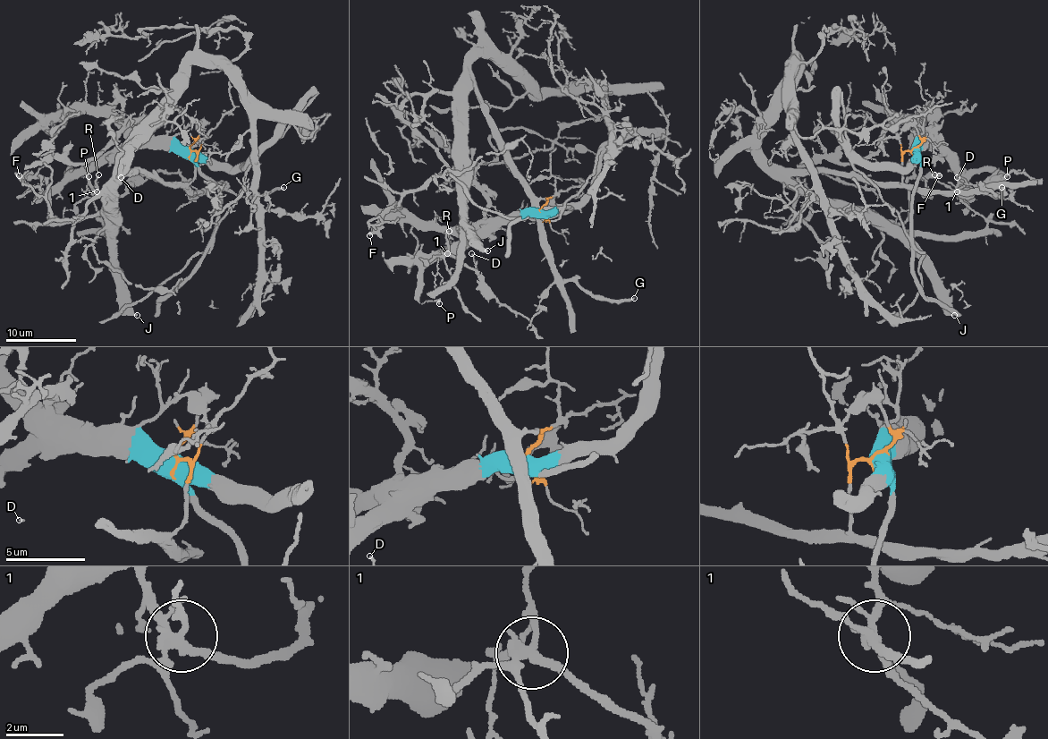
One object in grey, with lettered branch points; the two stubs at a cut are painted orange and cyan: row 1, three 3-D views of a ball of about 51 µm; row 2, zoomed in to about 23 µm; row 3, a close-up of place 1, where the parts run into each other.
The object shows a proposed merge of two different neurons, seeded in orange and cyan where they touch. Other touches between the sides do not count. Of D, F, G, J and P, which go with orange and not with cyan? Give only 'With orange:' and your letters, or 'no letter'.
With orange: F, G, J

